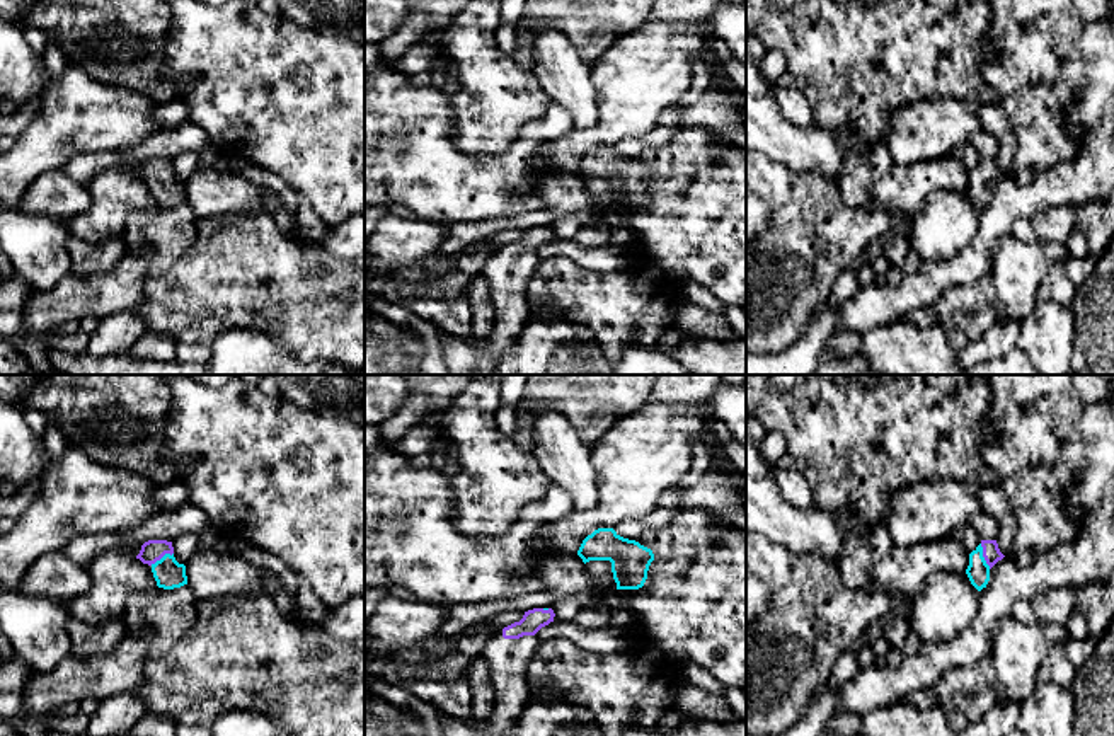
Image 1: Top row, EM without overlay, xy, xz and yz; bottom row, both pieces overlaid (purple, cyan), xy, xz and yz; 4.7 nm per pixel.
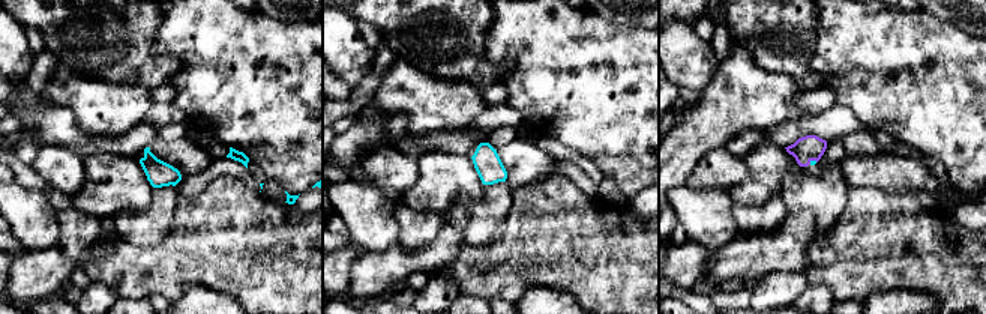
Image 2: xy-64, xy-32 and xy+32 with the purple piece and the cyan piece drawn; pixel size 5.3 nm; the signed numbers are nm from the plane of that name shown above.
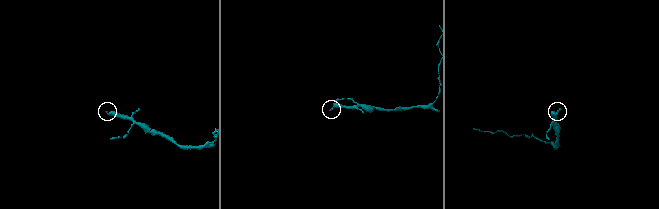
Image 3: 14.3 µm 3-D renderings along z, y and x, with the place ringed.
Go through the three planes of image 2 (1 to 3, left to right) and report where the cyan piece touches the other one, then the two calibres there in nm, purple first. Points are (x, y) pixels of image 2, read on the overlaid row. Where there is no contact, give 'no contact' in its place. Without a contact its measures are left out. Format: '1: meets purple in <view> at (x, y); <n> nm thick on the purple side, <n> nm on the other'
1: no contact
2: no contact
3: meets purple in xy+32 at (812, 160); 140 nm thick on the purple side, 30 nm on the other

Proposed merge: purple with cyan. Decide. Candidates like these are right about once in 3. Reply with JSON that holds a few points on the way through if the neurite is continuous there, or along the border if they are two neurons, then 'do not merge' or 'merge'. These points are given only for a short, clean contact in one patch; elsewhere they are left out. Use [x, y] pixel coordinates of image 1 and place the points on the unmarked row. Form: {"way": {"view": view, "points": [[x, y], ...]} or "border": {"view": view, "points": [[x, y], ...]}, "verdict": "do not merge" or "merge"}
{"way": {"view": "yz", "points": [[992, 172], [983, 174], [978, 189]]}, "verdict": "merge"}

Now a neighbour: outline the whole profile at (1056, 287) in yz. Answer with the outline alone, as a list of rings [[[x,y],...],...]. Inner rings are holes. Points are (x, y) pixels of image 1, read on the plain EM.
[[[1051,262],[1039,286],[1037,302],[1059,302],[1070,305],[1075,296],[1075,286],[1065,273],[1063,262]]]

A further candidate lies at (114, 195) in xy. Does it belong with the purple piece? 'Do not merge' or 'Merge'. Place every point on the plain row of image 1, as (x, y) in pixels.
Do not merge

